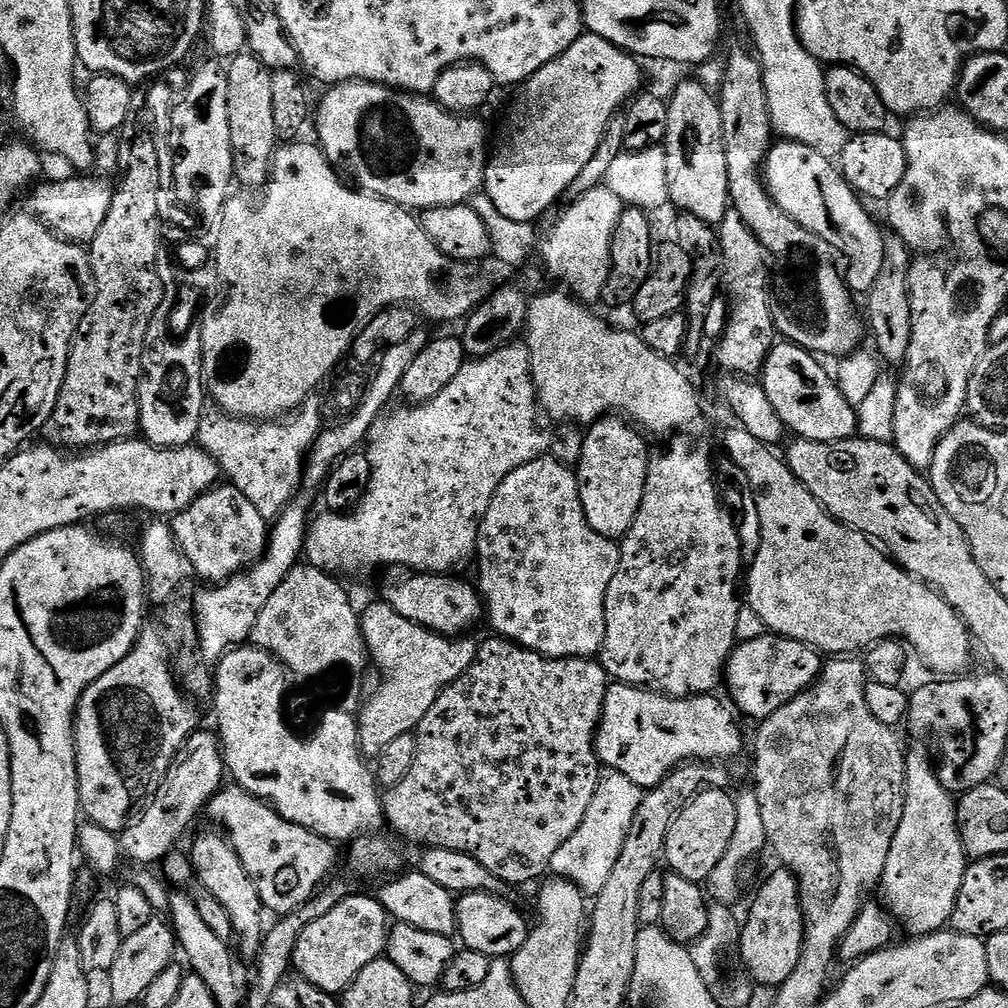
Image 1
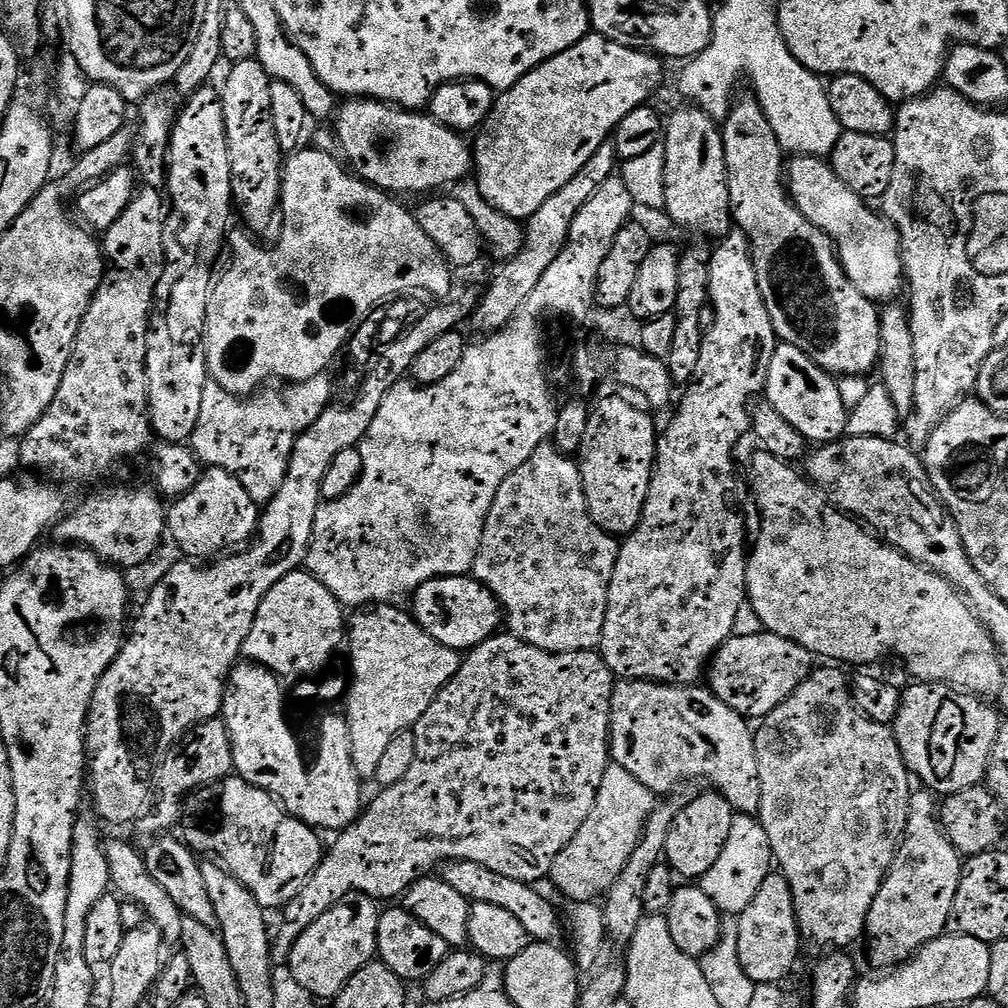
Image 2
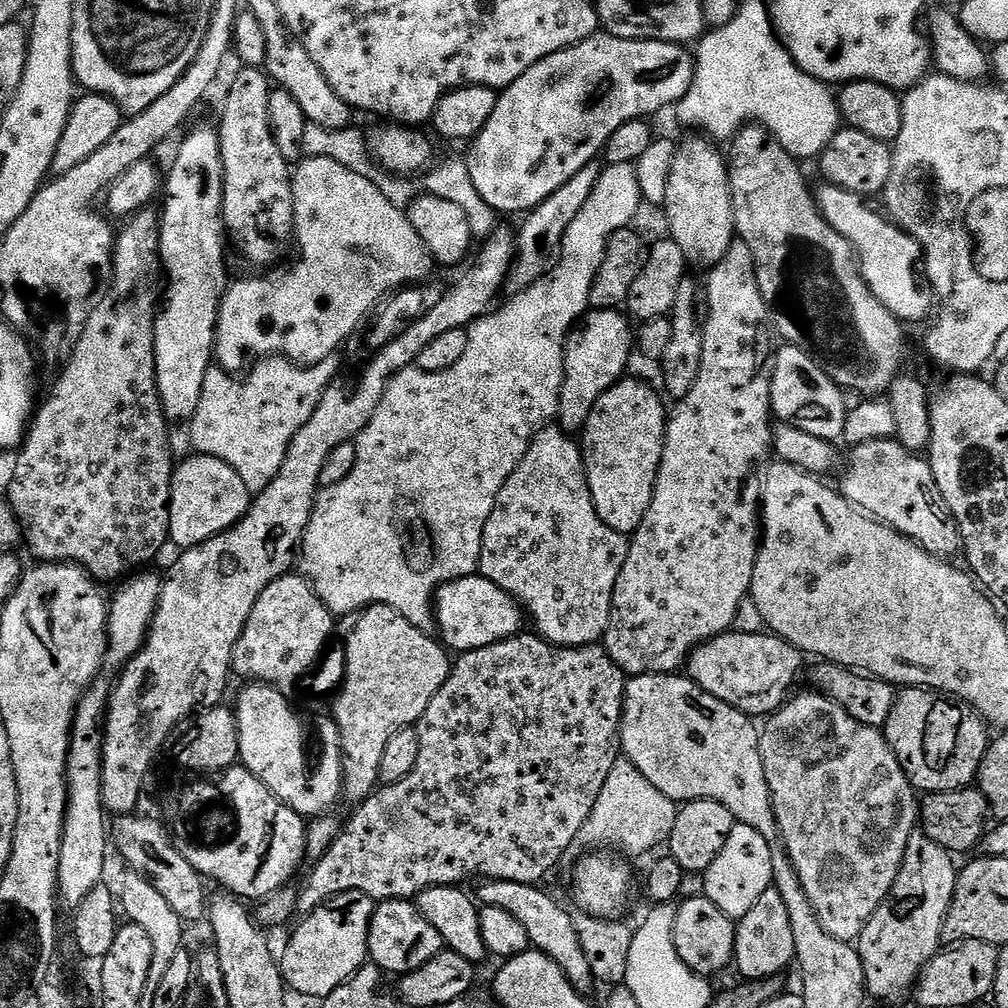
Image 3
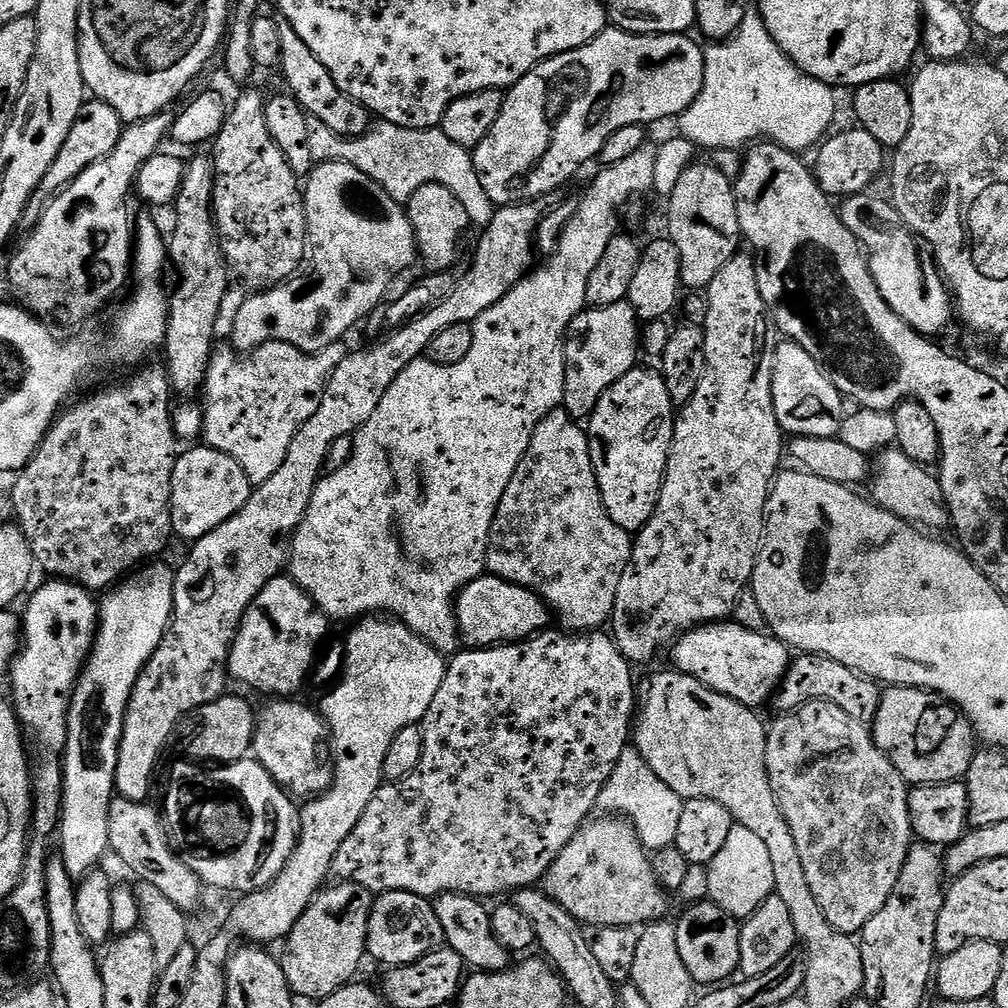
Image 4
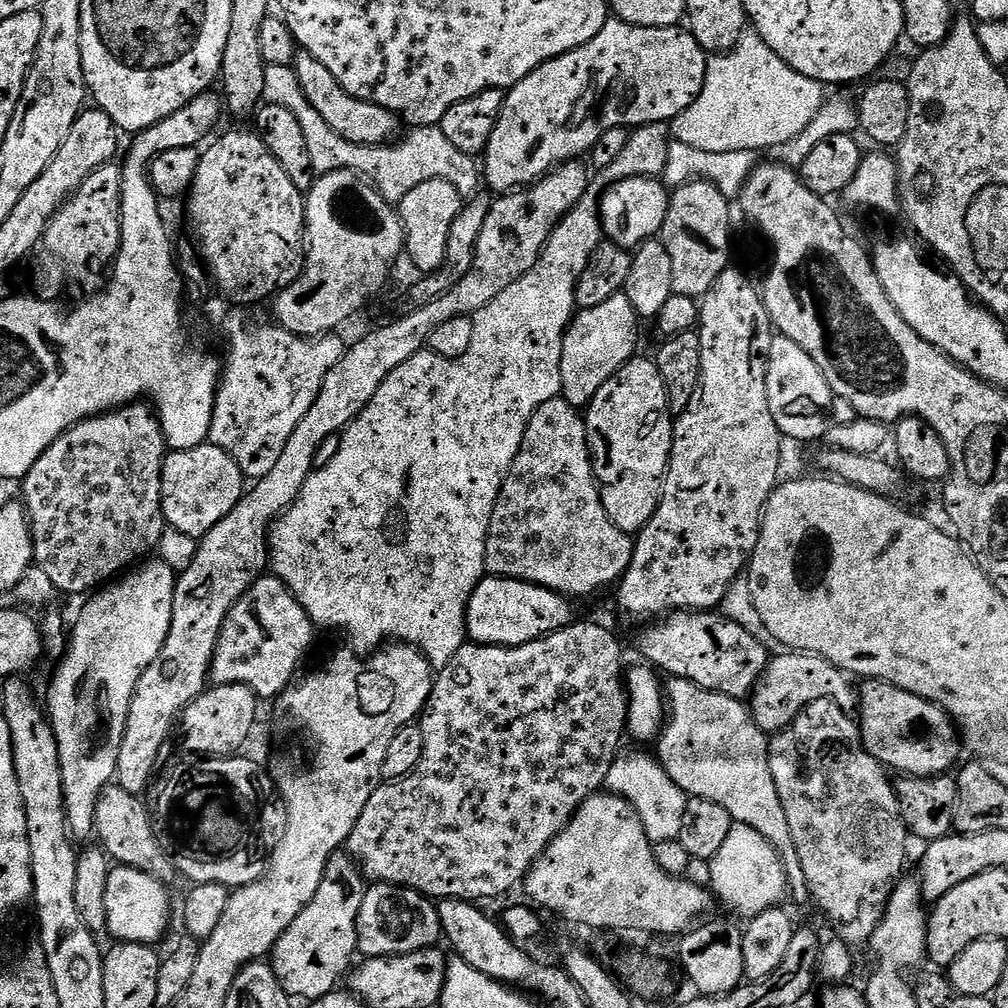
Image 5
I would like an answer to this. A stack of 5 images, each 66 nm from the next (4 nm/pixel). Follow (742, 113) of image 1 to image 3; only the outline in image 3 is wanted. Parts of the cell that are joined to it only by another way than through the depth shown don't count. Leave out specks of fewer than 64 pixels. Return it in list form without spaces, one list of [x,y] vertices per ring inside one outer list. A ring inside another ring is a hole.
[[[749,122],[736,133],[731,141],[732,156],[727,157],[728,162],[728,181],[730,182],[730,194],[732,195],[732,209],[734,210],[734,222],[736,223],[736,236],[739,243],[750,246],[750,254],[754,254],[754,262],[756,263],[756,277],[758,278],[758,286],[762,298],[768,307],[768,315],[771,323],[774,325],[775,331],[780,332],[785,337],[787,343],[793,344],[795,348],[801,348],[807,356],[812,357],[821,370],[827,374],[841,389],[850,391],[858,391],[864,398],[876,398],[881,394],[887,393],[892,387],[892,381],[898,375],[896,367],[900,364],[900,351],[904,348],[904,328],[905,325],[896,319],[894,314],[890,314],[890,310],[886,310],[886,306],[882,306],[882,302],[878,302],[878,298],[874,298],[874,294],[870,290],[870,286],[866,286],[866,282],[860,273],[860,266],[856,258],[855,252],[852,251],[852,243],[846,238],[842,238],[842,234],[838,234],[834,230],[834,226],[830,226],[826,222],[826,218],[820,215],[820,209],[814,203],[813,193],[808,192],[808,180],[804,177],[801,161],[790,155],[786,149],[780,145],[778,138],[774,138],[774,134],[770,134],[770,130],[766,130],[761,124]]]

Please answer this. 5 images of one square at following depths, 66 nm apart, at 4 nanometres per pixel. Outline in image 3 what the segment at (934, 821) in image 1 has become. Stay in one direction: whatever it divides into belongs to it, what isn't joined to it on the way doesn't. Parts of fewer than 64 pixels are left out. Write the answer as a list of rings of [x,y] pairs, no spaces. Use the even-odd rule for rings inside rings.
[[[913,834],[908,839],[906,854],[898,870],[898,878],[894,878],[894,886],[882,902],[882,906],[878,906],[870,922],[866,922],[866,930],[862,930],[858,941],[858,951],[864,971],[864,986],[871,999],[873,996],[876,1000],[896,1000],[903,992],[911,993],[920,978],[920,973],[924,971],[924,965],[941,951],[942,926],[950,910],[958,875],[957,865],[952,865],[952,860],[954,860],[953,853],[938,846],[938,842],[934,842],[928,836]]]

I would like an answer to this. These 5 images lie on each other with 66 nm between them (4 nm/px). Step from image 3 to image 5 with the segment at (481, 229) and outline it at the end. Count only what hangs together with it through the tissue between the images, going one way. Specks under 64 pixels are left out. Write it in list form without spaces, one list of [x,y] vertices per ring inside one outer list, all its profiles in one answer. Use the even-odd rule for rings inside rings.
[[[267,66],[265,70],[265,92],[263,99],[274,106],[286,106],[286,110],[290,110],[290,114],[294,114],[294,118],[298,118],[298,122],[302,126],[302,134],[306,134],[306,147],[310,149],[312,169],[317,174],[341,170],[355,172],[357,176],[364,177],[372,187],[379,190],[382,198],[393,206],[399,205],[400,200],[406,198],[406,194],[410,194],[410,190],[414,190],[414,186],[422,186],[422,182],[430,182],[431,180],[450,182],[450,186],[454,186],[454,190],[458,190],[458,194],[465,198],[474,197],[481,191],[481,165],[473,157],[462,154],[462,150],[457,150],[447,140],[446,134],[442,134],[442,130],[438,126],[430,128],[413,127],[409,131],[412,133],[408,137],[405,135],[395,142],[379,146],[375,144],[346,142],[346,138],[342,138],[342,134],[334,134],[334,130],[330,130],[330,126],[326,126],[326,121],[322,119],[322,114],[318,114],[318,110],[314,110],[314,106],[310,106],[310,102],[306,102],[306,94],[302,94],[302,86],[298,86],[298,76],[295,67]]]

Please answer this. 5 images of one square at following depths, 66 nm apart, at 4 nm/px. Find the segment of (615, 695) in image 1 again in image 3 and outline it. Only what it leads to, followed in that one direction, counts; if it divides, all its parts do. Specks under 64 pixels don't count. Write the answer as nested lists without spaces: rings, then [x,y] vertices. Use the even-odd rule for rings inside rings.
[[[647,672],[641,676],[627,677],[624,685],[624,709],[620,719],[620,751],[623,759],[634,762],[634,766],[638,766],[638,770],[642,770],[642,774],[646,774],[647,780],[658,790],[662,790],[662,794],[666,794],[666,798],[677,802],[687,802],[689,800],[722,802],[722,806],[726,806],[726,810],[730,810],[730,814],[735,818],[737,824],[745,824],[752,827],[753,830],[758,830],[758,834],[762,834],[762,838],[772,842],[778,836],[776,819],[770,802],[770,786],[766,786],[766,770],[762,770],[760,734],[757,725],[754,726],[752,724],[755,724],[753,717],[742,714],[734,706],[714,698],[714,694],[706,694],[706,690],[702,690],[702,686],[698,686],[687,675]]]

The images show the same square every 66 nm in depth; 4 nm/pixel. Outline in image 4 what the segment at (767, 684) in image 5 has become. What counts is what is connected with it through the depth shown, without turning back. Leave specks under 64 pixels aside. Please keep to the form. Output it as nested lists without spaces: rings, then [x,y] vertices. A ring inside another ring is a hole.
[[[800,654],[789,663],[784,679],[775,693],[774,705],[776,704],[777,713],[787,714],[796,711],[803,704],[809,704],[811,700],[833,700],[838,707],[846,710],[851,720],[868,726],[878,712],[881,691],[881,685],[877,681],[842,666],[842,662],[834,662],[825,656]]]

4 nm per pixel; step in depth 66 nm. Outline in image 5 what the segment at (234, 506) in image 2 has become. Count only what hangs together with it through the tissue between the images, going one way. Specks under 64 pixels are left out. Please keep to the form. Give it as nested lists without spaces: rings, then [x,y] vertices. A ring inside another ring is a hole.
[[[210,442],[194,446],[194,450],[169,451],[165,455],[162,466],[162,514],[168,528],[193,538],[203,538],[207,532],[214,530],[214,526],[218,526],[218,522],[222,522],[222,518],[226,518],[226,514],[230,514],[230,510],[234,510],[234,506],[238,506],[245,491],[246,477],[242,470],[238,470],[234,458]]]

